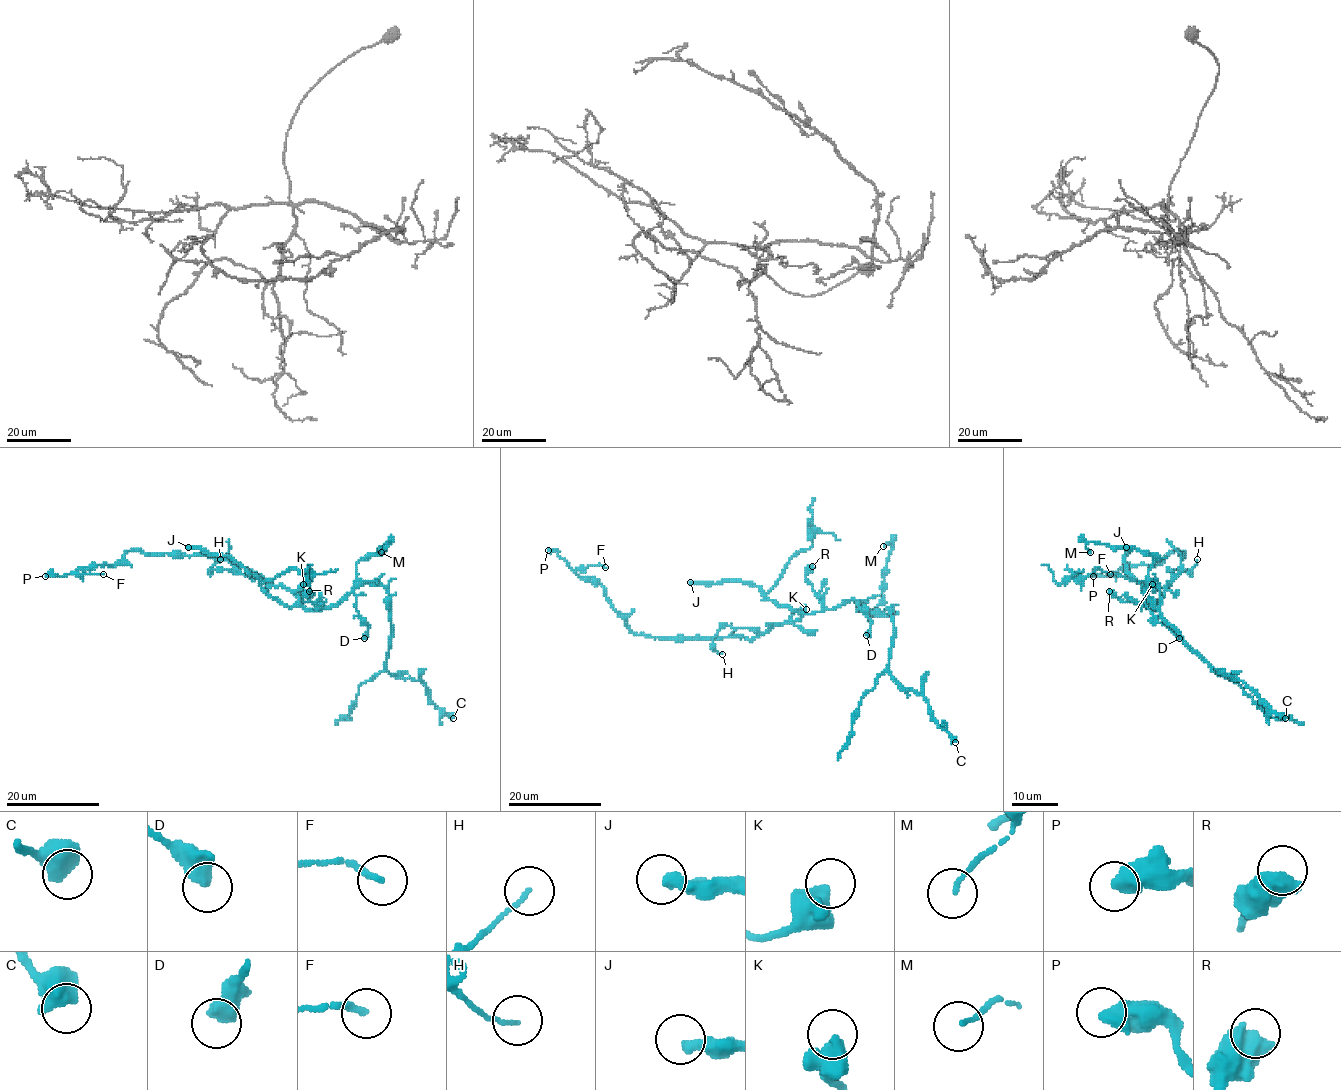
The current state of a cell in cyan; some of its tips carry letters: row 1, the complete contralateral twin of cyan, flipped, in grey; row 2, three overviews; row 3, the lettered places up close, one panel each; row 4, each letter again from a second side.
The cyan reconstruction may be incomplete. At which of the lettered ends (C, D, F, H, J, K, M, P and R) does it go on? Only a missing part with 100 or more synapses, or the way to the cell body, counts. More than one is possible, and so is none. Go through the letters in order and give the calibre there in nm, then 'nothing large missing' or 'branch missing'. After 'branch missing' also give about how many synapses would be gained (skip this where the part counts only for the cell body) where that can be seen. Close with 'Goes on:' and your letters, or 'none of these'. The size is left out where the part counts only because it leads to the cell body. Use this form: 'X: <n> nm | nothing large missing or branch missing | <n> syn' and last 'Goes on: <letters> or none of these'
C: 700 nm | nothing large missing
D: 550 nm | nothing large missing
F: 200 nm | nothing large missing
H: 110 nm | nothing large missing
J: 340 nm | branch missing | 450 syn
K: 550 nm | nothing large missing
M: 110 nm | nothing large missing
P: 550 nm | nothing large missing
R: 700 nm | nothing large missing
Goes on: J

